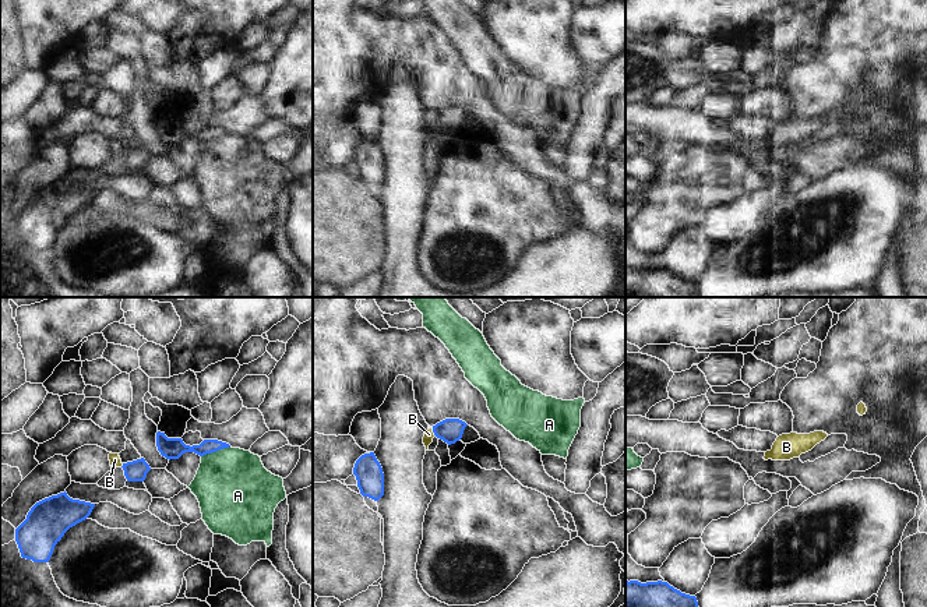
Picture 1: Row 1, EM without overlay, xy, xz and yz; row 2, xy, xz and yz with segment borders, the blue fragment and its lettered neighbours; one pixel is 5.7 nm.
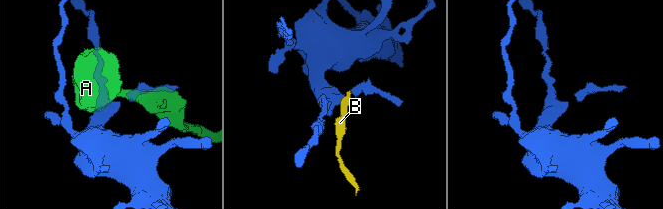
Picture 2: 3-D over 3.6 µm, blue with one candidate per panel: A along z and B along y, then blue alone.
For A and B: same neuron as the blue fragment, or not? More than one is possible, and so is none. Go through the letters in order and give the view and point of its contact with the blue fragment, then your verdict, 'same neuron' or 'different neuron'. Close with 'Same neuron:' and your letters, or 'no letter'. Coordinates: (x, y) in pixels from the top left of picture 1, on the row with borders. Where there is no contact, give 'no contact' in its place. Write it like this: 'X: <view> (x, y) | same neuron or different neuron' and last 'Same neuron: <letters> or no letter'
A: xy (215, 451) | different neuron
B: xz (433, 431) | different neuron
Same neuron: no letter

